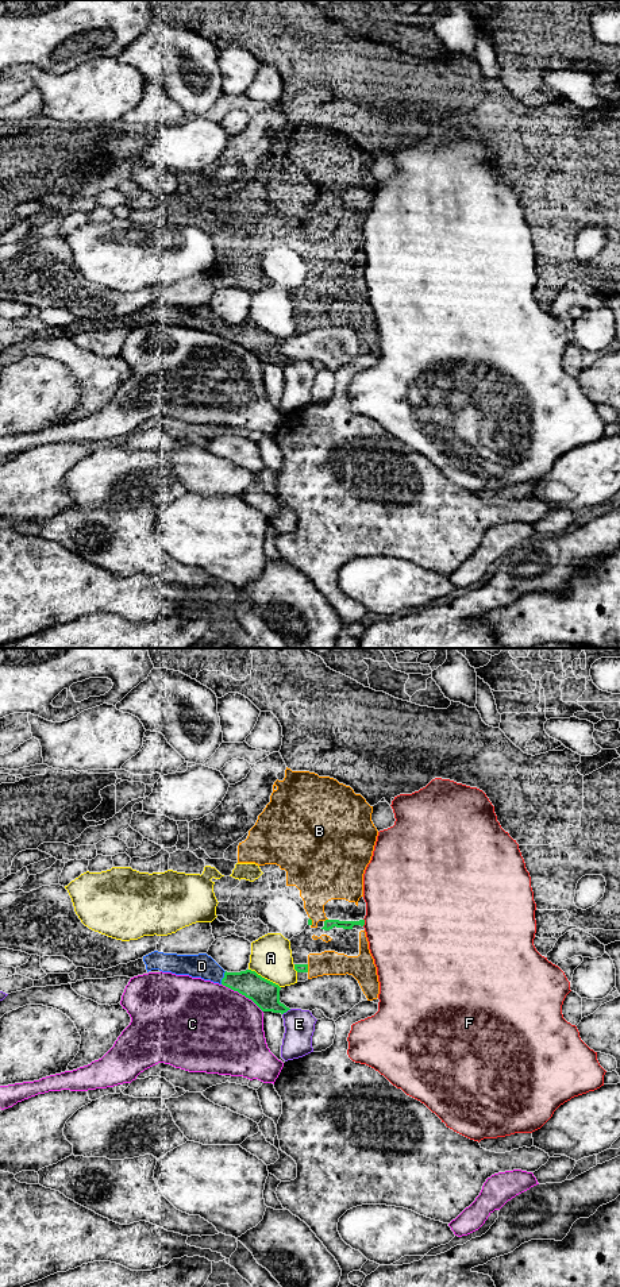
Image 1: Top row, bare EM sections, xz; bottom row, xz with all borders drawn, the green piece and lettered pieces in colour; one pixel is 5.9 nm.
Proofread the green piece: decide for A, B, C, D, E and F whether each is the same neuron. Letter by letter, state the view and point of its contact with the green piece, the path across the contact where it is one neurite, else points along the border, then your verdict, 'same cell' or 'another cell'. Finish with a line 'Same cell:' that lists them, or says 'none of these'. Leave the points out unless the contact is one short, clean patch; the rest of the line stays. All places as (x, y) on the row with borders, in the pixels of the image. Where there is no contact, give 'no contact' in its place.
A: contact xz (264, 978); another cell
B: contact xz (326, 920); same cell
C: contact xz (242, 994); another cell
D: contact xz (223, 978); same cell
E: contact xz (287, 1010); another cell
F: contact xz (364, 923); another cell
Same cell: B, D

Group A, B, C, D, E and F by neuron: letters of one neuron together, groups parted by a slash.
A / B D / C / E / F

